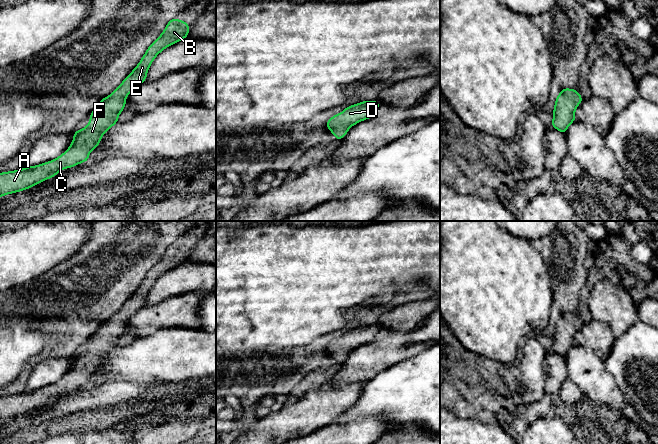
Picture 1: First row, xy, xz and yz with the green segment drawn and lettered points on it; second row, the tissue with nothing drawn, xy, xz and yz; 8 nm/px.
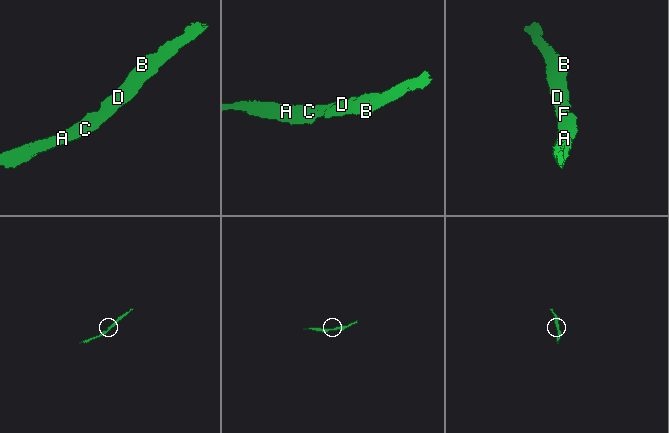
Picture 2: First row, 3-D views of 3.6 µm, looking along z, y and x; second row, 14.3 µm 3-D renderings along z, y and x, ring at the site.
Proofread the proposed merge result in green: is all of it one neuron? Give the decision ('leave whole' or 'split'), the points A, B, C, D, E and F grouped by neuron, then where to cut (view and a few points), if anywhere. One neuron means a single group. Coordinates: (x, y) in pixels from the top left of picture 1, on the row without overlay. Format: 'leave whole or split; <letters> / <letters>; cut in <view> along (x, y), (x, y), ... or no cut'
leave whole; A B C D E F; no cut

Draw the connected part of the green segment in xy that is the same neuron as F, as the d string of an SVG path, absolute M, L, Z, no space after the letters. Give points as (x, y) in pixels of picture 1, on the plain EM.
M172 242L161 259L148 271L133 295L111 319L99 325L90 337L88 349L73 357L72 368L63 378L43 388L0 397L0 421L24 415L53 402L63 393L88 385L90 376L100 368L103 358L118 347L126 321L145 306L148 293L156 280L165 272L187 262L190 254L187 246Z

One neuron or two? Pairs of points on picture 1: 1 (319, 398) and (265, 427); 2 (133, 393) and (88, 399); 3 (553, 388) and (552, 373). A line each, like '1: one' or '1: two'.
1: one
2: one
3: one

